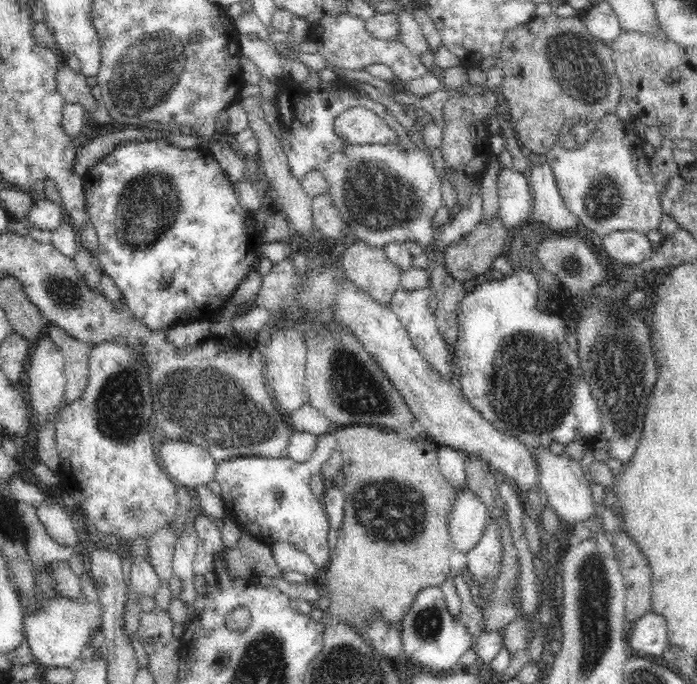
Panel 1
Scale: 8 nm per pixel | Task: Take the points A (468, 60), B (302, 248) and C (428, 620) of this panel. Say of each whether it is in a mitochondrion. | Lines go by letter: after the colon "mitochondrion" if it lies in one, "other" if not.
A: other
B: other
C: mitochondrion

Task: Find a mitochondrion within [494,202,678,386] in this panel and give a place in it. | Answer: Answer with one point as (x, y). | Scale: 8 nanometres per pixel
(573, 264)

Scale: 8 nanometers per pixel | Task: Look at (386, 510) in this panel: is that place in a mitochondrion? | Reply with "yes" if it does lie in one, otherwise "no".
yes

